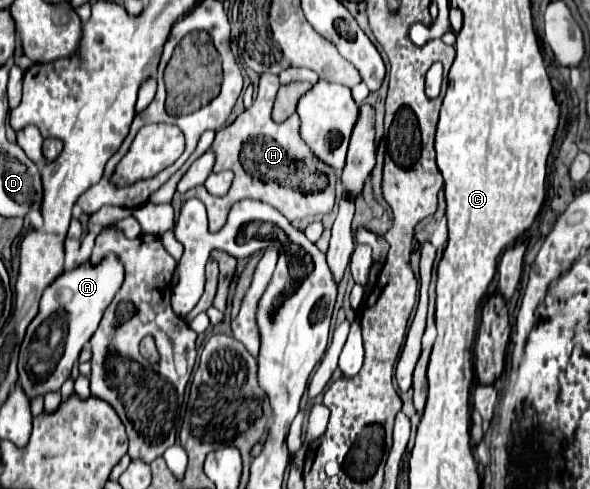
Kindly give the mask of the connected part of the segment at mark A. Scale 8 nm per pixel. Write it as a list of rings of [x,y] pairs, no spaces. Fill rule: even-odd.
[[[108,255],[96,267],[82,265],[62,273],[44,291],[40,301],[40,313],[30,323],[20,347],[20,361],[18,361],[20,387],[24,389],[28,399],[46,395],[50,391],[58,391],[64,385],[64,381],[72,373],[74,363],[78,361],[84,343],[90,341],[90,337],[94,335],[104,309],[114,299],[122,281],[124,281],[122,263],[114,255]],[[42,325],[44,325],[44,333],[38,335],[38,329]]]

